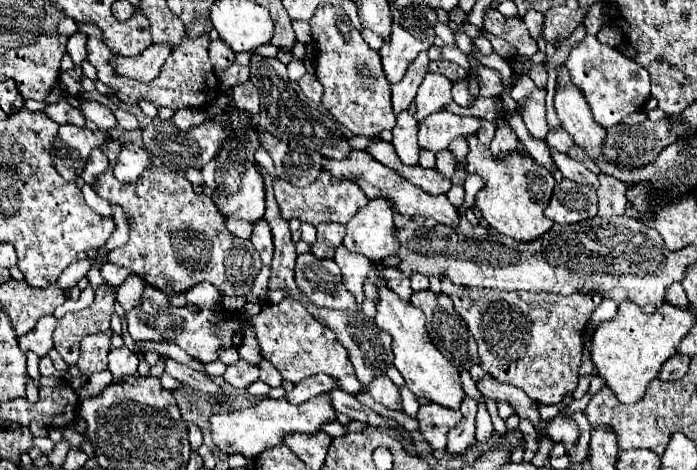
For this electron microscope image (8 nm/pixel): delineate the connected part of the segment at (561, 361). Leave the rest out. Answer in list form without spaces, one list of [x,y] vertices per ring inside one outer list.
[[[446,275],[440,277],[440,283],[442,293],[452,299],[454,309],[462,315],[478,343],[480,367],[494,379],[520,387],[532,401],[548,405],[560,403],[564,395],[576,389],[582,359],[582,333],[590,313],[602,301],[598,293],[574,293],[570,297],[536,293],[532,295],[532,303],[528,303],[518,293],[506,299],[496,299],[498,293],[494,291],[456,285]]]

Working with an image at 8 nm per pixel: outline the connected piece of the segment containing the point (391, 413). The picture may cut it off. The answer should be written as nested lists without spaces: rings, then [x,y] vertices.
[[[362,389],[362,393],[358,395],[358,401],[366,403],[366,405],[368,405],[370,409],[374,409],[376,413],[382,413],[382,417],[390,417],[390,419],[394,419],[400,427],[404,427],[404,429],[408,429],[408,431],[416,431],[416,429],[418,429],[418,419],[416,419],[416,417],[408,415],[404,409],[394,411],[394,409],[388,409],[388,407],[384,407],[384,405],[378,405],[374,399],[368,397],[368,393],[366,393],[364,389]]]

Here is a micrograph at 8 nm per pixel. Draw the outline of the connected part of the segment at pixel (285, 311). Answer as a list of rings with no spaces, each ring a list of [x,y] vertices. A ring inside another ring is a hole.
[[[284,299],[278,305],[264,303],[258,315],[246,317],[246,325],[254,327],[256,339],[260,345],[260,353],[266,361],[270,361],[286,381],[302,381],[316,373],[328,373],[336,377],[342,391],[356,393],[362,389],[358,383],[358,377],[354,373],[354,365],[350,363],[348,351],[342,347],[342,343],[334,337],[334,331],[326,329],[322,323],[318,323],[304,307],[304,311],[298,311],[300,305],[294,299]]]

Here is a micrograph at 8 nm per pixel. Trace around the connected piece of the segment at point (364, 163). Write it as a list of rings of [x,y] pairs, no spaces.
[[[352,151],[350,159],[348,161],[334,161],[334,159],[324,159],[324,169],[328,169],[334,177],[340,177],[340,179],[356,179],[358,185],[362,187],[362,191],[366,193],[368,199],[374,199],[374,197],[382,197],[382,195],[390,195],[394,199],[394,205],[396,205],[396,211],[402,213],[402,215],[420,215],[420,217],[430,217],[434,219],[436,223],[440,225],[446,225],[446,227],[456,227],[460,223],[460,217],[458,217],[458,209],[448,201],[446,195],[430,195],[426,193],[424,189],[412,185],[410,181],[402,179],[398,173],[394,173],[392,169],[388,169],[386,165],[382,165],[380,161],[374,161],[374,157],[370,157],[366,151]]]

